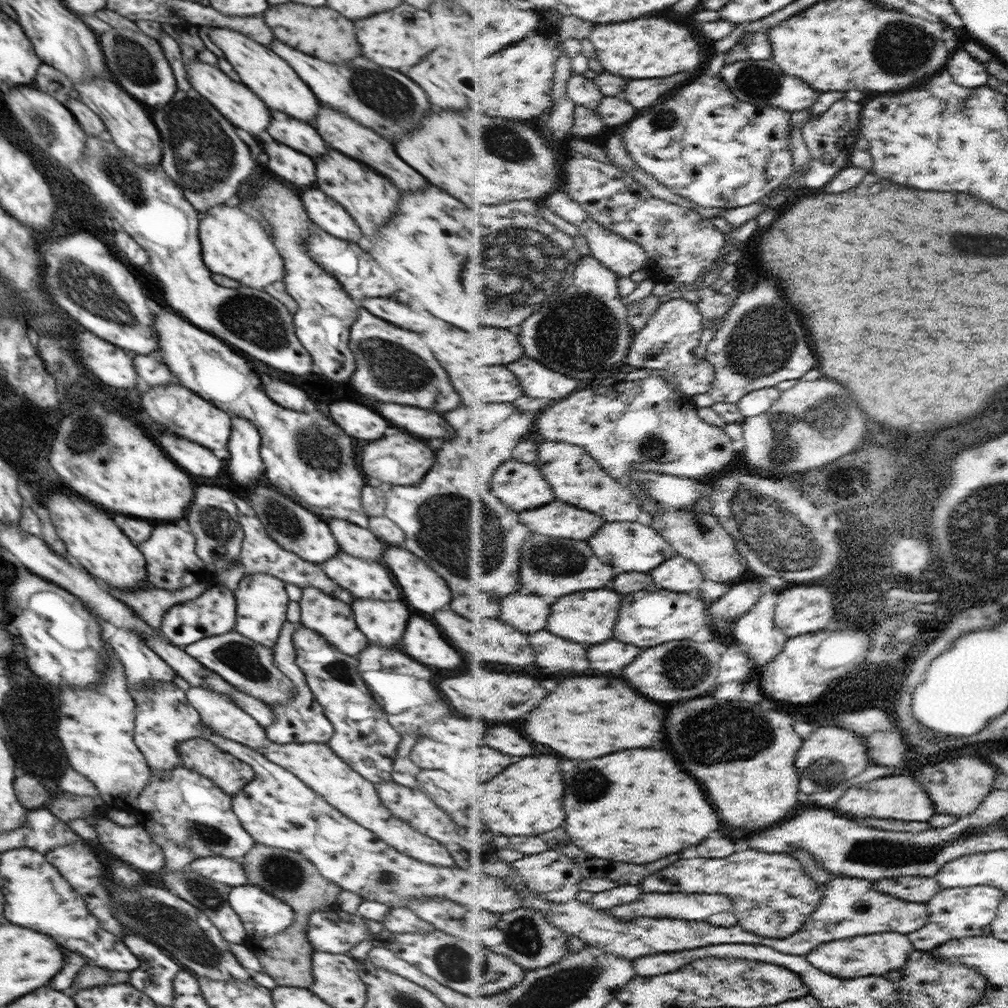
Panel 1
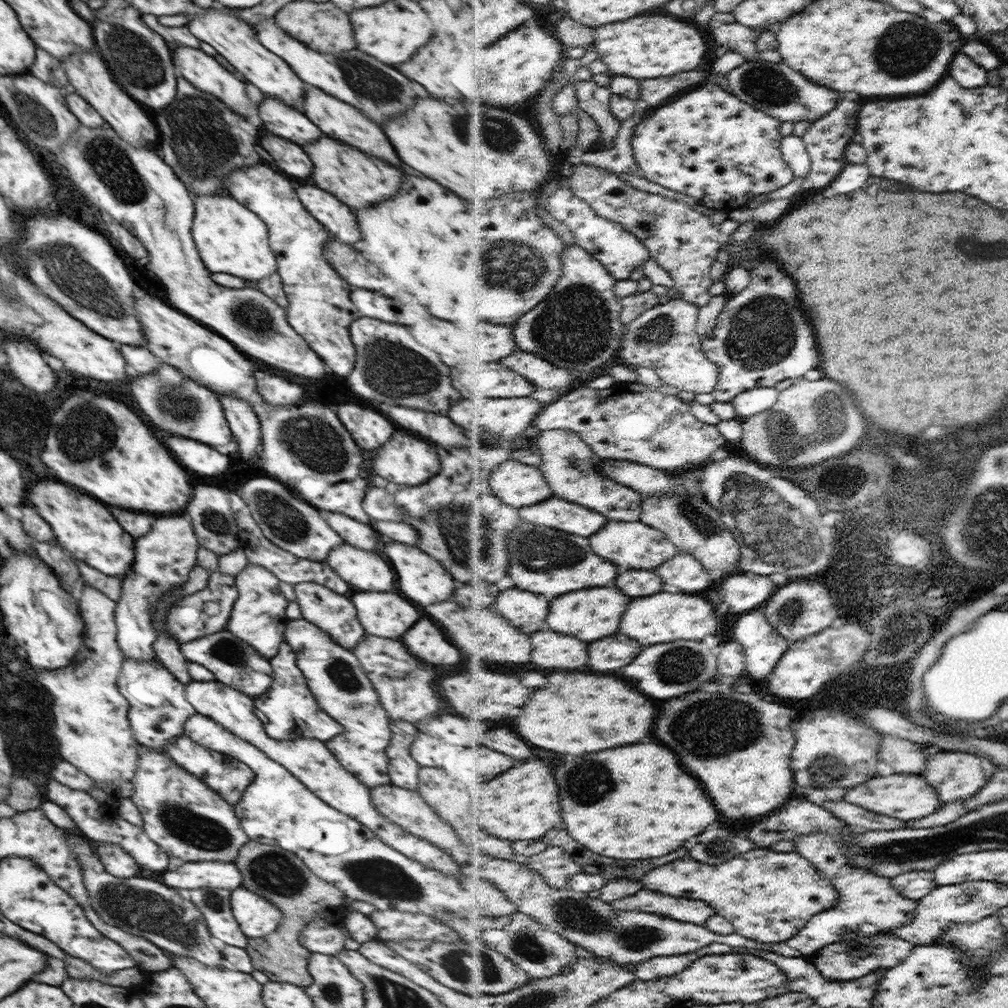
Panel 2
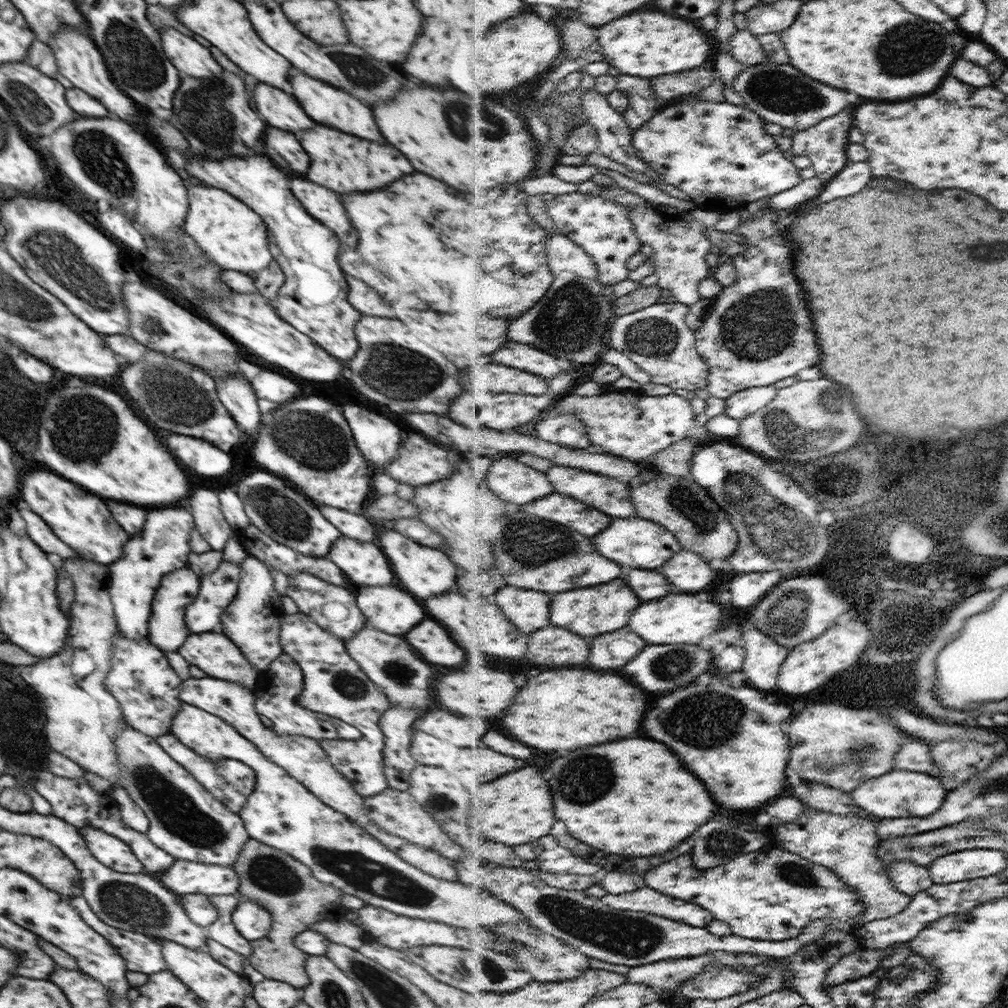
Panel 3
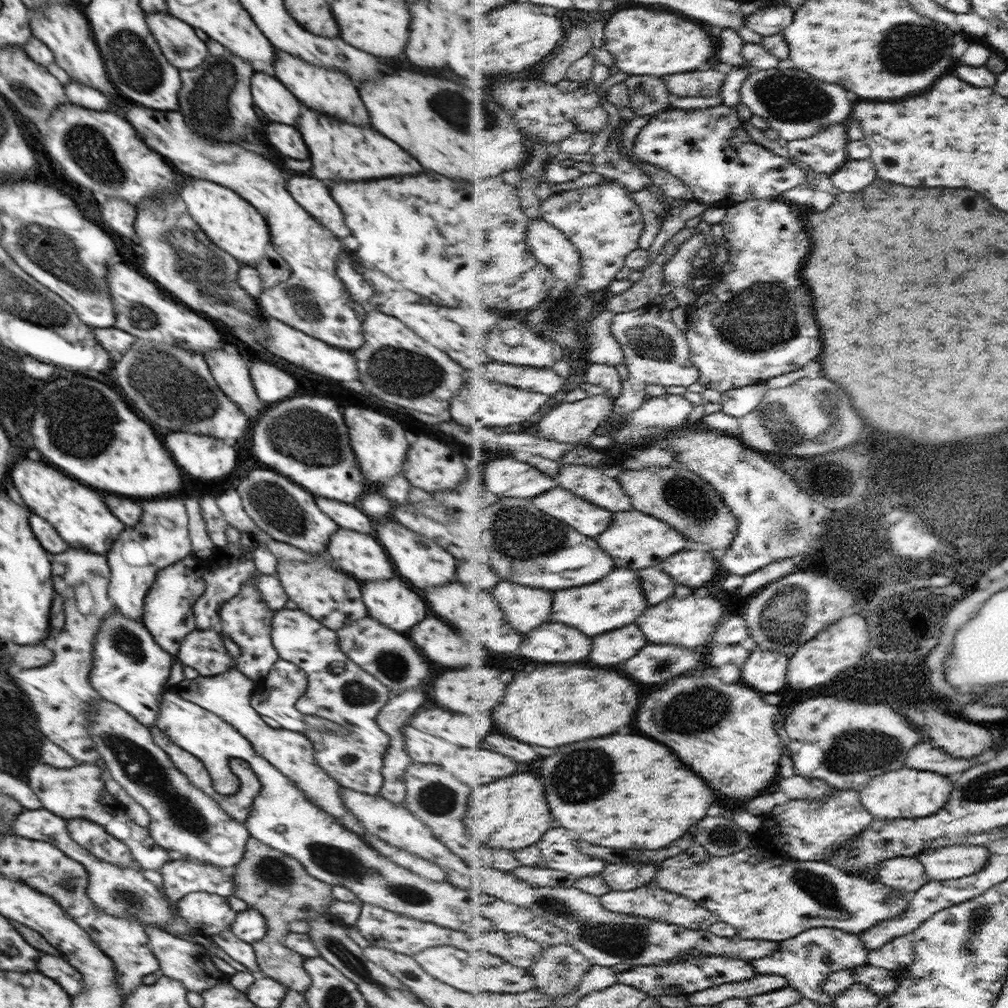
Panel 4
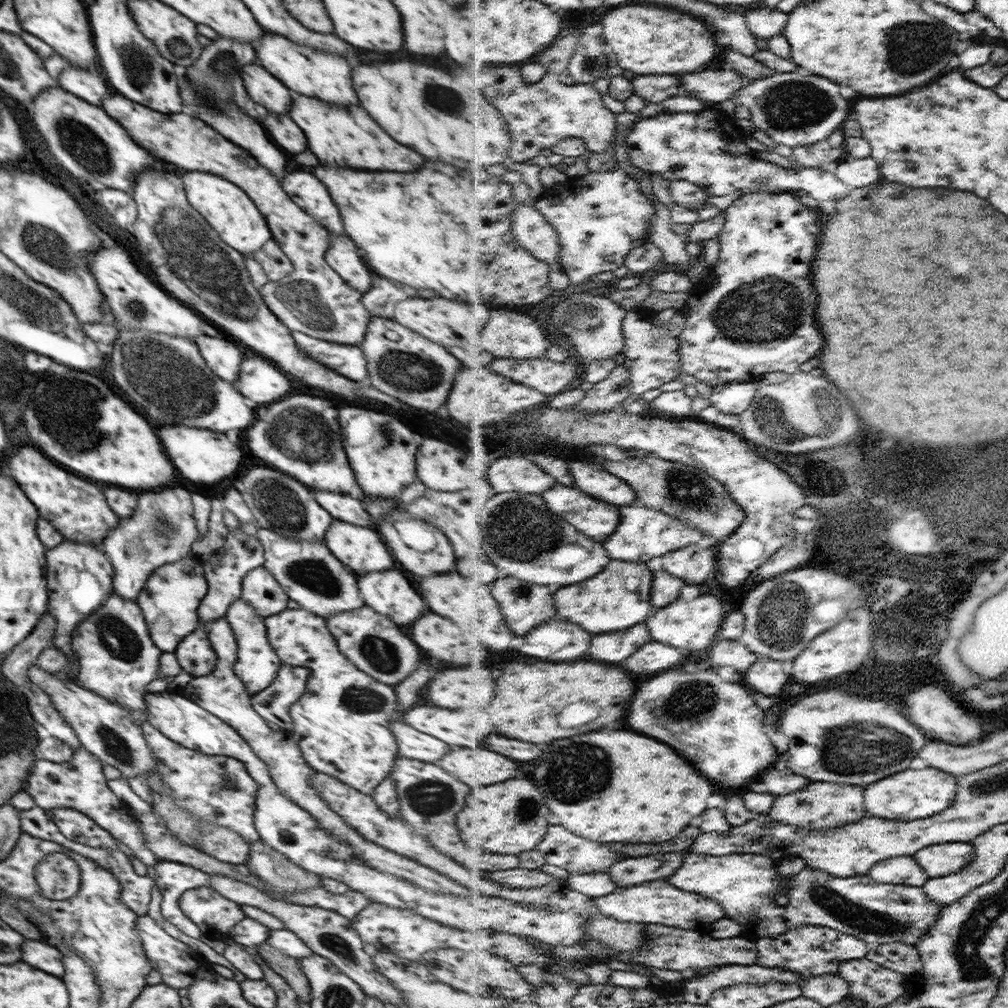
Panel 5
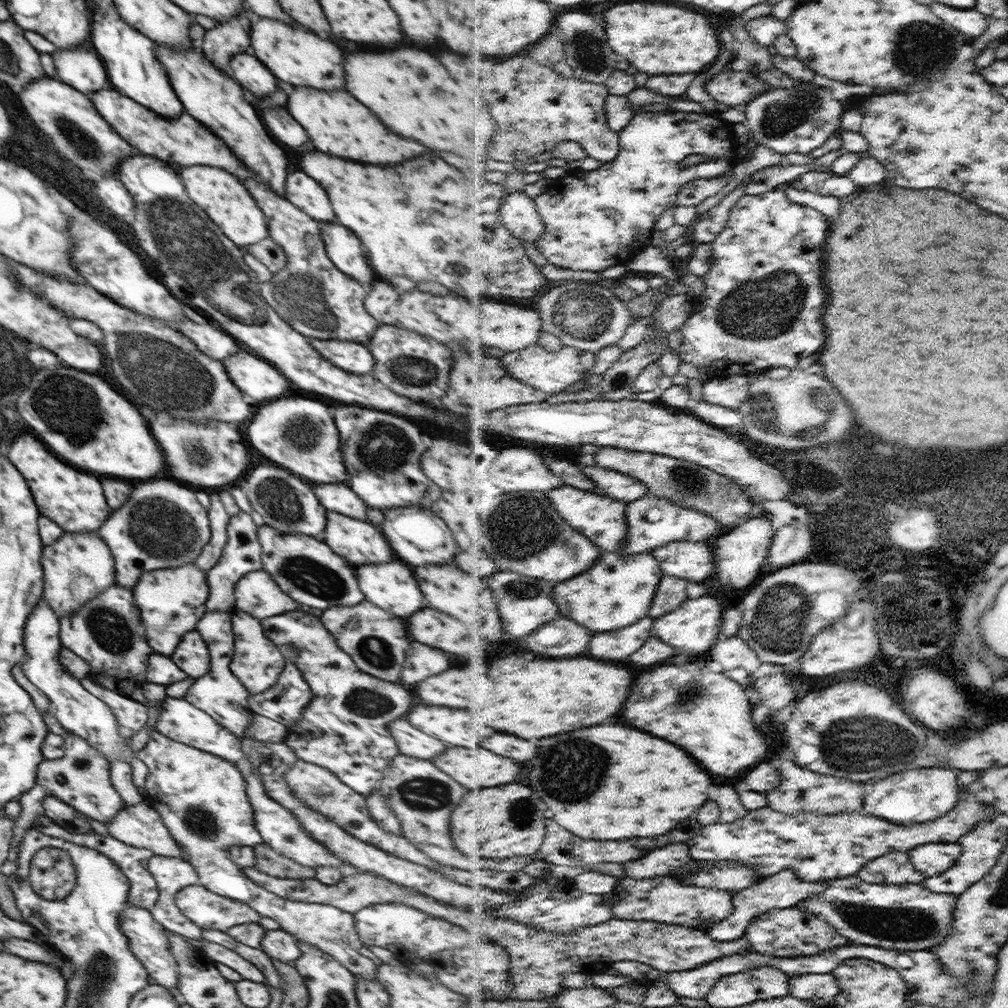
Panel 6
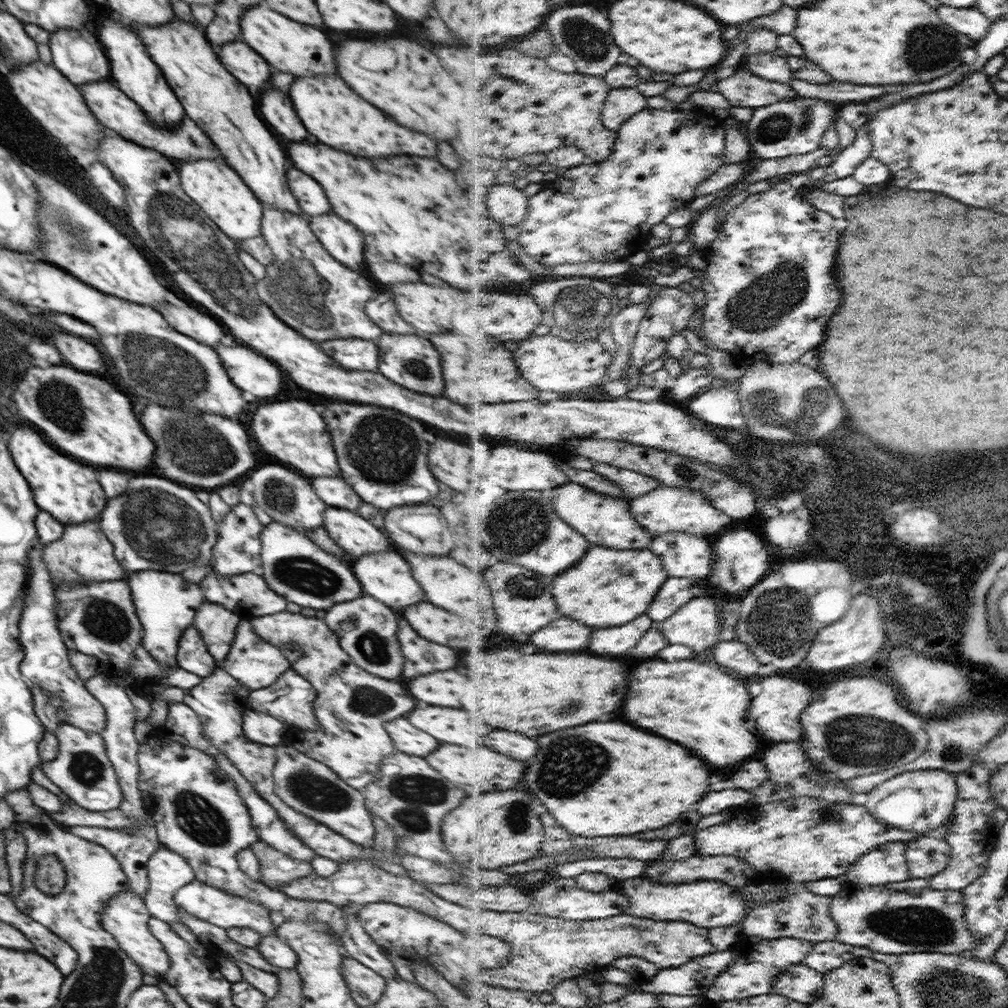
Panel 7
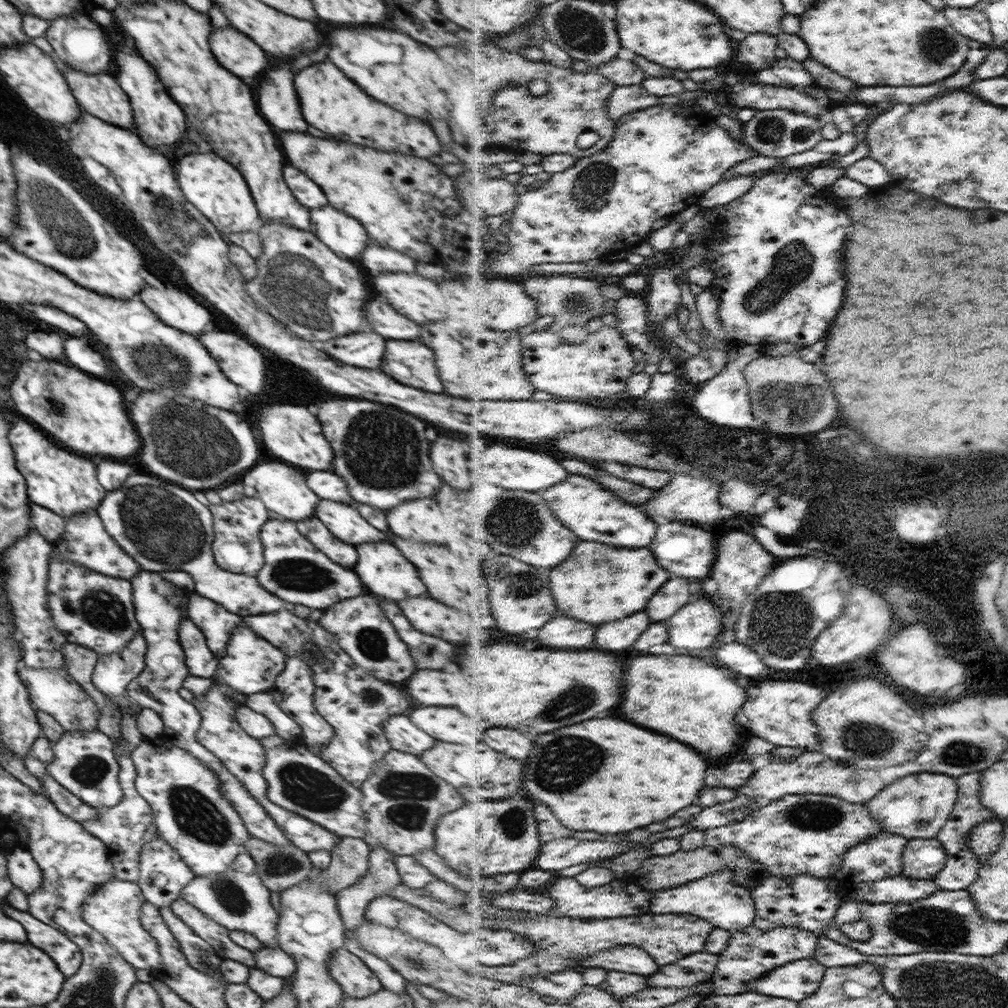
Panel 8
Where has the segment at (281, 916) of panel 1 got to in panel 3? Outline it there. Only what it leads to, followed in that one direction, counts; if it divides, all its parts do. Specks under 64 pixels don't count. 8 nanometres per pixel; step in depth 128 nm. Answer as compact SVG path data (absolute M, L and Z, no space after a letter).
M239 893L238 907L232 914L236 931L248 941L260 940L268 935L272 926L272 915L256 902L246 901Z

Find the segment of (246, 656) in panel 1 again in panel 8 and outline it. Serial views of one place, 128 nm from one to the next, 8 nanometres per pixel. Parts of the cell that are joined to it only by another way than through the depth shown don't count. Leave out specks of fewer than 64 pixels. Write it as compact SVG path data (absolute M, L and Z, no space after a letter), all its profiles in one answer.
M186 618L180 621L178 634L189 674L198 678L214 678L219 659L208 648L202 630L192 619Z

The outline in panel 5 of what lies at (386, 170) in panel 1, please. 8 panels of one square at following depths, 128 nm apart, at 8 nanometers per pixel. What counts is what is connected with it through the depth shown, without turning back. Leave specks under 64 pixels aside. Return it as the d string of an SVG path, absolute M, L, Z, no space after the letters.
M266 31L262 33L259 41L253 46L257 52L258 62L270 72L270 75L292 88L294 92L306 96L316 96L324 102L332 104L358 104L358 98L352 90L352 78L350 78L350 64L342 56L334 56L330 52L318 52L314 48L294 44L284 36Z

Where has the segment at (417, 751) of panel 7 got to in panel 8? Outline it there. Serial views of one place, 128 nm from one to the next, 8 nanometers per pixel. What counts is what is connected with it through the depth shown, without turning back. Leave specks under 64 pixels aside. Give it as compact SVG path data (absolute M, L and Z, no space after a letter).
M394 715L384 721L383 729L392 749L410 754L422 754L434 746L434 738L420 732L408 716Z

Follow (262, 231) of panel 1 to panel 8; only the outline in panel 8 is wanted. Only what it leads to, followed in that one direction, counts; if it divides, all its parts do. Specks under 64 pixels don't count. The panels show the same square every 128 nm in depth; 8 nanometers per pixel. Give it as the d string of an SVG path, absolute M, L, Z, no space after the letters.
M214 152L184 156L178 162L175 172L186 200L192 202L221 233L250 231L252 224L260 218L252 193L240 172Z

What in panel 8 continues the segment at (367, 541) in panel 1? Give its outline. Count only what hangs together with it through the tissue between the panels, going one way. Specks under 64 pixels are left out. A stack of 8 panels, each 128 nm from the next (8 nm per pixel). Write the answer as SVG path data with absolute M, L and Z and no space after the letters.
M317 470L316 472L310 472L308 478L305 478L306 485L322 500L342 500L342 502L348 502L352 504L350 500L350 494L348 494L348 488L344 484L344 480L340 476L336 476L336 473L330 471Z

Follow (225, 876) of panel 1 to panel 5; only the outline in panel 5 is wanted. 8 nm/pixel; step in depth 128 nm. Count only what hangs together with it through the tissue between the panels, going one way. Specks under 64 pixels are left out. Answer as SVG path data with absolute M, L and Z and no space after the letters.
M158 861L154 866L155 884L162 895L162 917L190 938L199 939L201 931L182 912L179 899L182 893L193 888L208 887L210 873L202 872L193 866L174 861Z

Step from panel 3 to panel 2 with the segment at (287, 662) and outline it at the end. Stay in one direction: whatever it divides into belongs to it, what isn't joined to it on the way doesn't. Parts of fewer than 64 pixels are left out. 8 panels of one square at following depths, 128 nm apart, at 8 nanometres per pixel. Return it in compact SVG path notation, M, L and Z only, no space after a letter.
M284 639L280 643L278 654L269 663L274 671L272 686L254 699L255 708L268 717L265 725L268 736L279 741L309 738L327 743L334 736L343 734L345 728L318 707L303 672L297 667L296 653Z

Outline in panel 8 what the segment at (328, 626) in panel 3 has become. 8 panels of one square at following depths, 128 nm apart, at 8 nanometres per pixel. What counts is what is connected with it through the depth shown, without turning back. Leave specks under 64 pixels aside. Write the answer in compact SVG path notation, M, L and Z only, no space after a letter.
M268 519L260 531L263 544L262 569L255 576L262 588L290 604L302 604L310 609L325 609L344 598L362 594L360 579L327 558L298 529L294 521Z

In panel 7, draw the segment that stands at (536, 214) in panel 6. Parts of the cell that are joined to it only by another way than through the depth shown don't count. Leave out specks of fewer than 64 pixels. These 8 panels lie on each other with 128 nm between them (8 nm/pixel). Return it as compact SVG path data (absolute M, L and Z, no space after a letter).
M499 184L489 189L489 209L500 225L521 227L526 224L531 198L519 184Z

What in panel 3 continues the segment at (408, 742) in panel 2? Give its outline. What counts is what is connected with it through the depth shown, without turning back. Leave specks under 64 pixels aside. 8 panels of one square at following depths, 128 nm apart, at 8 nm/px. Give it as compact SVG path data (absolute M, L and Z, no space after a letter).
M391 705L378 721L385 736L383 773L389 788L402 792L409 787L412 769L418 765L410 752L415 720L416 710Z

